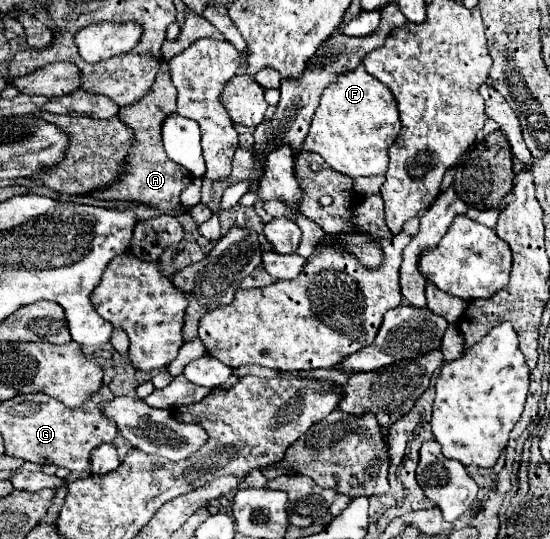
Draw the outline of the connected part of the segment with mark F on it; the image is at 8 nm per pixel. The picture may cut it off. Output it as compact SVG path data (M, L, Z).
M360 64L356 70L342 74L322 92L320 106L300 150L320 154L332 170L352 178L386 174L388 148L394 144L398 132L400 118L392 92Z

